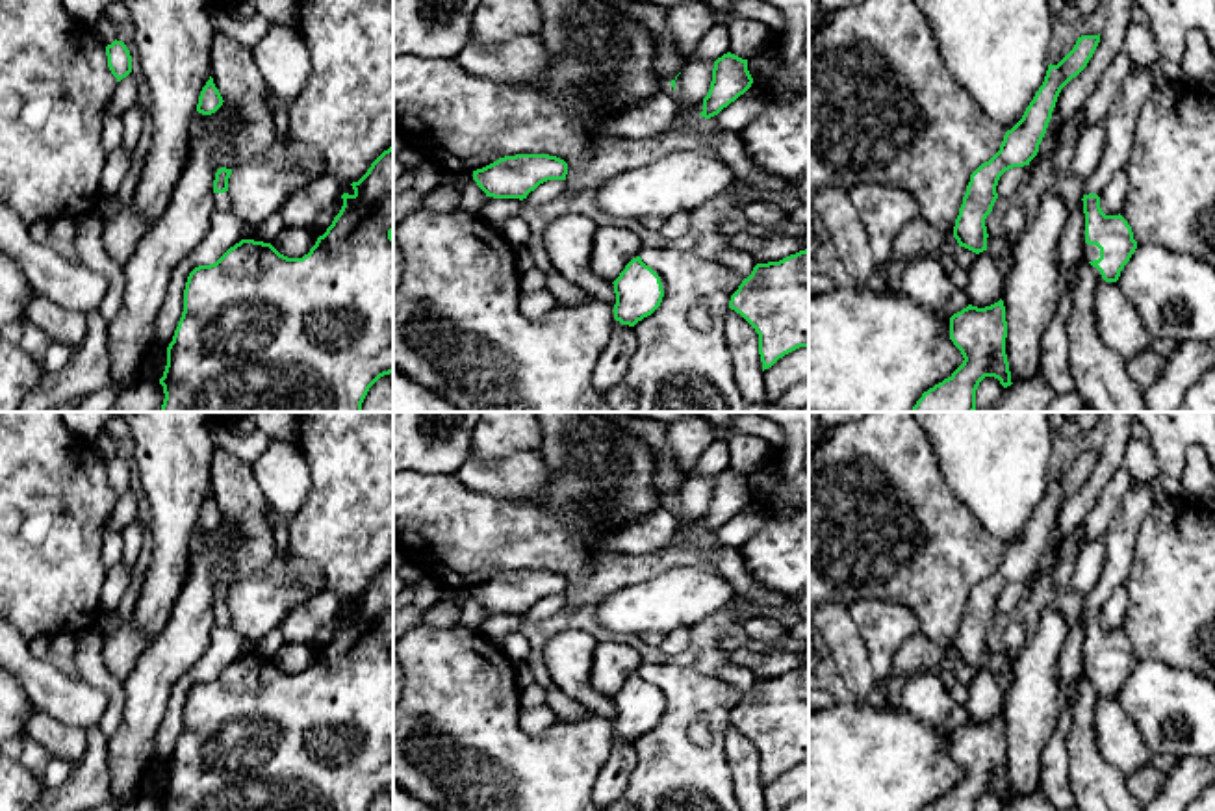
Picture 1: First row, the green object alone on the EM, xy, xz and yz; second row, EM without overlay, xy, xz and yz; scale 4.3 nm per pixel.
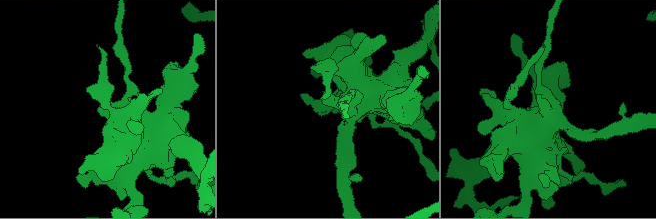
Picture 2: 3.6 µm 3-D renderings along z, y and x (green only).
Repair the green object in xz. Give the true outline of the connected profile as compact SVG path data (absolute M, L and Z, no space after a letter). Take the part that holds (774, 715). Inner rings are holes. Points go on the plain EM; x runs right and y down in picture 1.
M809 664L757 679L731 711L729 724L759 750L762 787L809 763Z

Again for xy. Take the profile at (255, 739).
M393 560L351 601L354 609L341 611L339 629L302 674L288 674L271 659L241 655L215 679L198 681L189 689L184 727L167 763L167 781L160 794L165 811L367 811L380 792L393 789Z

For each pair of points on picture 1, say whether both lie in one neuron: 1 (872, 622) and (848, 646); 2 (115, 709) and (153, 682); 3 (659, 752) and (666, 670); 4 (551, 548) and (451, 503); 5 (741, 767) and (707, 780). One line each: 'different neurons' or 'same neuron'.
1: different neurons
2: different neurons
3: same neuron
4: same neuron
5: different neurons

